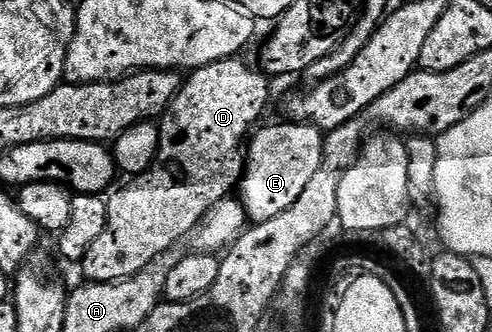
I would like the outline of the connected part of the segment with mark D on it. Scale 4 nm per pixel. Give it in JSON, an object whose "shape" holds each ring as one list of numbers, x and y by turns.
{"shape":[[237,57,216,61,194,69,184,78,181,90,175,95,159,118,157,135,157,157,145,173,138,173,130,185,125,185,114,197,108,198,107,231,87,251,80,261,79,269,85,272,84,280,92,283,126,281,136,273,142,273,152,261,170,252,181,240,188,238,197,224,210,213,218,203,224,201,238,188,243,172,242,166,233,162,237,148,250,136,249,125,256,126,265,108,269,105,269,81,260,68,248,65]]}

